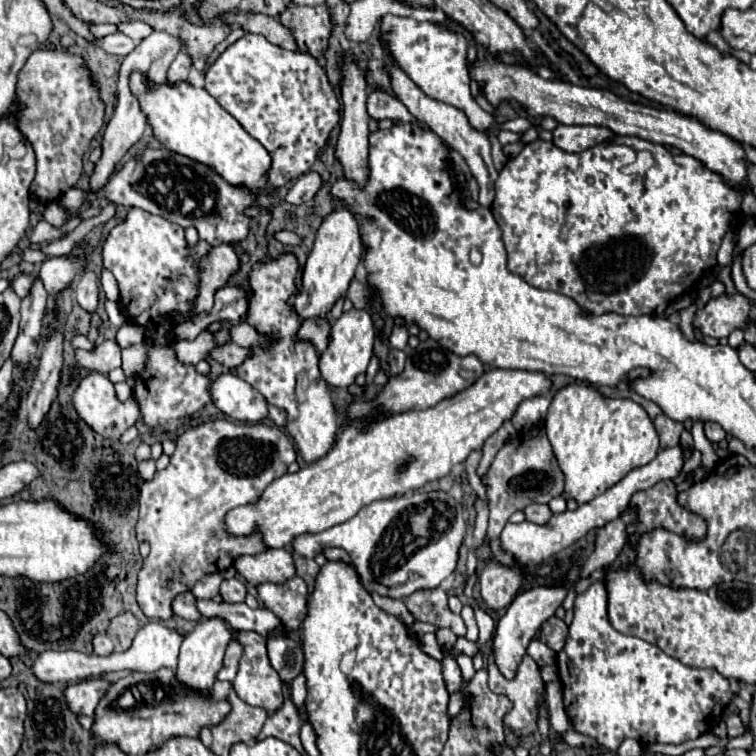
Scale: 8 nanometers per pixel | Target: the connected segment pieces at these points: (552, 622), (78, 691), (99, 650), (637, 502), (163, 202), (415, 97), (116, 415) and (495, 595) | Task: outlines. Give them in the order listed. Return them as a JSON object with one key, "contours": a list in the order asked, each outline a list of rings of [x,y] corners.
{"contours":[[[[552,616],[550,620],[546,620],[542,626],[540,626],[540,640],[552,648],[554,652],[560,652],[560,648],[564,648],[564,640],[568,636],[568,626],[562,618],[558,616]]],[[[90,678],[90,680],[70,684],[64,692],[64,696],[68,700],[68,708],[72,708],[72,712],[78,716],[80,714],[92,716],[96,704],[106,694],[108,686],[110,684],[104,678]]],[[[96,634],[92,644],[94,644],[94,654],[98,654],[98,656],[108,656],[114,652],[114,644],[110,642],[110,638],[106,634]]],[[[672,480],[658,482],[658,484],[652,486],[650,490],[642,490],[642,492],[638,492],[638,494],[634,494],[634,498],[632,498],[630,504],[638,508],[638,518],[636,518],[636,522],[632,522],[632,524],[628,526],[628,536],[630,536],[632,546],[636,546],[638,538],[640,538],[644,532],[650,532],[650,530],[654,530],[654,528],[658,528],[658,526],[662,526],[662,528],[666,528],[666,530],[670,530],[670,532],[676,532],[676,534],[694,538],[694,540],[700,540],[700,538],[704,538],[704,534],[706,534],[706,522],[704,522],[700,516],[688,512],[686,508],[682,508],[682,506],[676,502],[676,486],[674,486]]],[[[144,150],[142,156],[128,160],[122,170],[118,170],[108,184],[104,184],[98,192],[70,188],[60,200],[58,206],[66,210],[78,210],[86,200],[94,202],[98,198],[106,198],[114,204],[122,204],[128,208],[142,208],[150,214],[164,216],[166,220],[188,228],[194,226],[200,234],[200,240],[210,246],[220,246],[228,242],[240,242],[248,236],[250,218],[244,216],[244,208],[252,206],[254,194],[240,188],[230,186],[224,178],[212,172],[210,166],[194,162],[186,156],[162,150]]],[[[388,68],[388,70],[390,70],[390,78],[392,78],[392,88],[394,88],[398,100],[410,110],[410,114],[414,114],[418,120],[426,122],[434,134],[438,134],[444,142],[448,142],[454,150],[458,150],[464,156],[472,176],[478,182],[478,202],[480,202],[480,206],[488,208],[492,204],[492,200],[494,200],[494,182],[498,178],[498,172],[496,172],[496,168],[492,164],[492,156],[490,156],[490,140],[488,140],[488,136],[484,132],[476,132],[474,128],[470,128],[468,118],[466,118],[466,114],[462,110],[426,96],[400,68]]],[[[90,372],[80,386],[74,392],[74,408],[78,412],[78,416],[100,436],[104,438],[112,438],[112,440],[120,440],[120,436],[138,422],[140,418],[140,408],[136,404],[136,398],[130,396],[126,402],[120,402],[116,392],[114,392],[114,384],[108,380],[106,374],[100,372]]],[[[488,562],[480,574],[480,592],[484,602],[492,610],[506,608],[514,596],[520,592],[520,586],[524,582],[524,576],[520,574],[520,566],[502,566]]]]}

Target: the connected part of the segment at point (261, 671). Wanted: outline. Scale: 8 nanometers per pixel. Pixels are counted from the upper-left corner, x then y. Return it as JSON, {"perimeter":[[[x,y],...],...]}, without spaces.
{"perimeter":[[[238,632],[238,640],[244,646],[244,656],[240,660],[238,674],[236,674],[234,682],[232,682],[236,694],[244,702],[248,702],[252,706],[260,706],[266,712],[276,712],[282,706],[282,702],[284,702],[284,696],[282,696],[282,680],[280,680],[278,672],[272,668],[272,664],[268,660],[266,638],[260,636],[258,632]]]}

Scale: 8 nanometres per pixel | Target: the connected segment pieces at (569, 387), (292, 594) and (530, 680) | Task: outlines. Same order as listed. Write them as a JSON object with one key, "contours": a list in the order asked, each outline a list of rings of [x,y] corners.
{"contours":[[[[566,384],[560,388],[546,414],[546,434],[554,456],[566,476],[564,492],[584,504],[616,482],[630,470],[656,458],[660,438],[646,410],[630,398],[608,398],[588,384]]],[[[294,576],[284,584],[258,586],[258,598],[262,606],[280,620],[280,628],[268,636],[288,636],[288,632],[298,630],[308,616],[308,586],[300,576]]],[[[490,652],[490,656],[488,656],[488,684],[490,684],[492,692],[508,696],[512,700],[512,704],[514,704],[512,710],[504,716],[504,726],[506,728],[510,728],[516,736],[526,736],[526,734],[538,732],[538,704],[544,702],[546,696],[544,696],[544,682],[540,678],[540,668],[530,656],[524,656],[518,670],[516,670],[516,676],[512,680],[506,680],[500,674],[500,670],[496,668],[494,656]]]]}

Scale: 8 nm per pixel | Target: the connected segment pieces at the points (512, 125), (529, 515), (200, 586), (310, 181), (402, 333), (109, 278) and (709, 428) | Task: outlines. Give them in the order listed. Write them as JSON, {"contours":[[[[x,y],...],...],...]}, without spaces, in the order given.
{"contours":[[[[518,116],[516,120],[508,120],[506,124],[502,124],[500,128],[506,128],[506,130],[512,130],[512,132],[526,132],[528,128],[532,128],[532,122],[528,118],[522,118]]],[[[528,504],[524,508],[524,514],[526,514],[526,520],[534,524],[546,524],[552,518],[552,512],[546,504]]],[[[208,574],[204,576],[202,580],[196,582],[196,586],[192,588],[192,594],[196,598],[214,598],[218,596],[218,588],[220,588],[220,582],[222,582],[222,576],[220,574]]],[[[306,172],[296,180],[296,184],[288,190],[286,202],[290,204],[302,204],[316,196],[316,192],[322,188],[322,178],[318,172]]],[[[394,326],[394,330],[392,330],[392,334],[390,334],[390,338],[388,338],[388,344],[392,346],[392,348],[396,348],[396,350],[404,350],[404,346],[408,344],[408,330],[406,328],[400,328],[400,326]]],[[[104,270],[100,282],[102,282],[102,288],[104,288],[104,292],[106,292],[106,298],[112,300],[112,302],[118,302],[118,300],[120,300],[120,290],[118,290],[116,278],[114,278],[108,270]]],[[[706,422],[704,424],[704,432],[706,432],[706,438],[710,442],[722,442],[726,438],[726,432],[720,428],[720,424],[716,422]]]]}

